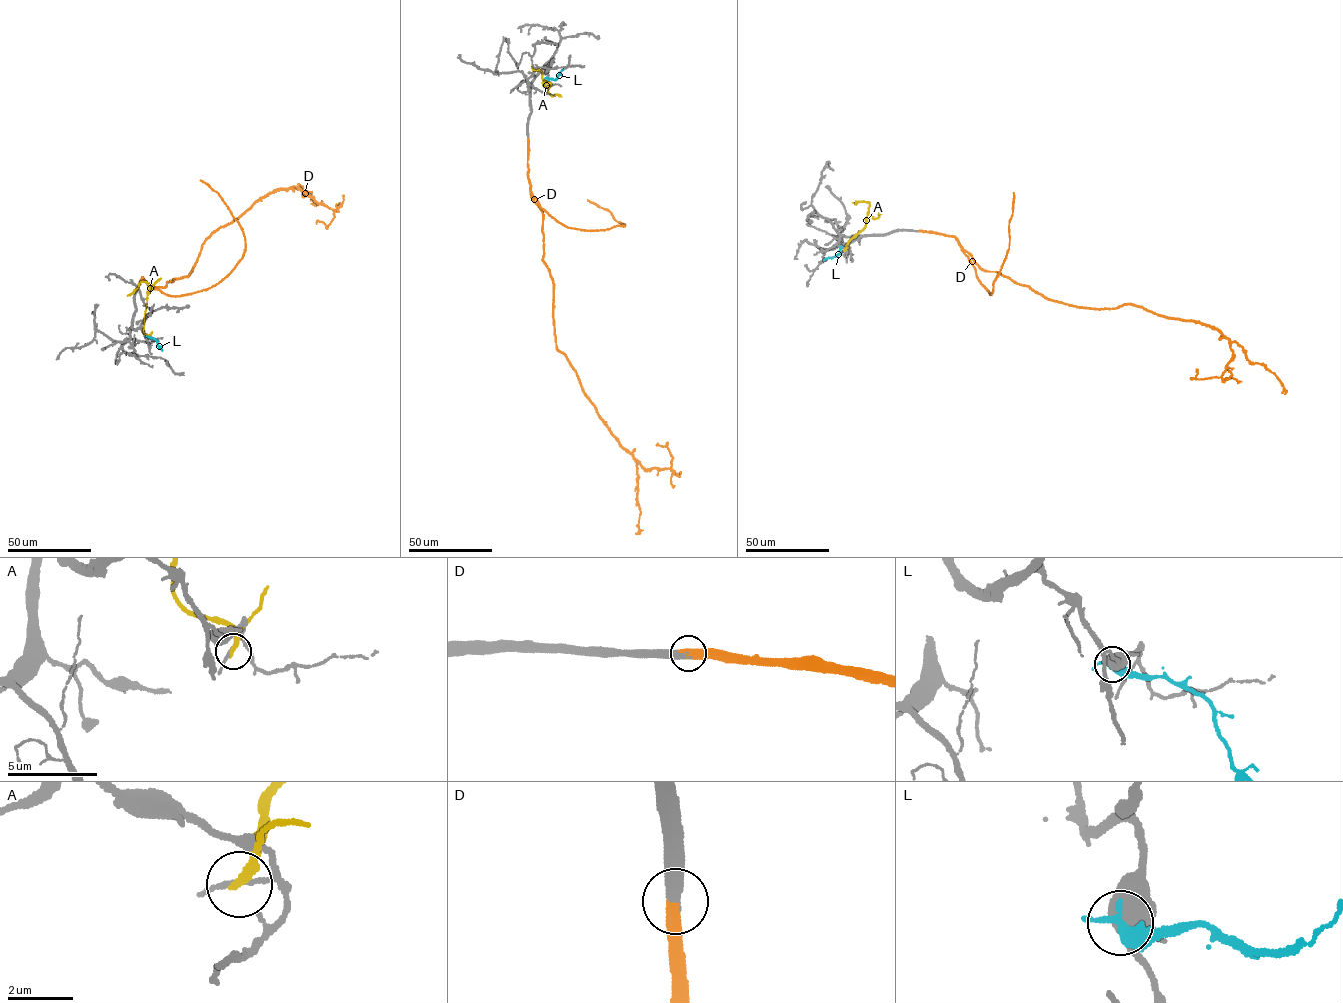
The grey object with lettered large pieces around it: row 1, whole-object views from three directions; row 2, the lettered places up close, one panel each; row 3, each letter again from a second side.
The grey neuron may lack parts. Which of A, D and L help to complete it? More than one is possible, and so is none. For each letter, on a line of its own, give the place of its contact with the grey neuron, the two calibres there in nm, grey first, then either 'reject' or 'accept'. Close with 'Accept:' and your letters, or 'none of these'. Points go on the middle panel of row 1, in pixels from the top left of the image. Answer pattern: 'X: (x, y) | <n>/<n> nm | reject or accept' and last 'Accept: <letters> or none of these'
A: (547, 83) | 130/320 nm | reject
D: (528, 139) | 360/480 nm | accept
L: (547, 78) | 400/480 nm | reject
Accept: D

